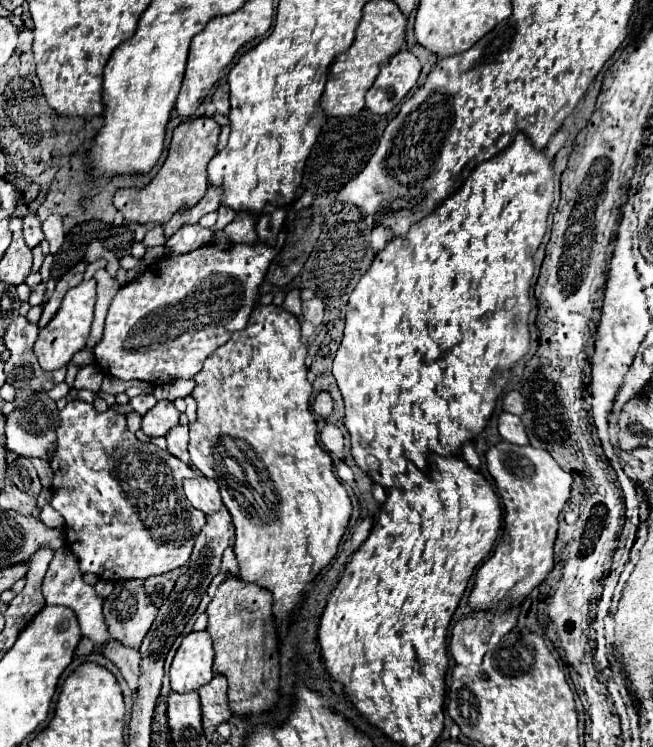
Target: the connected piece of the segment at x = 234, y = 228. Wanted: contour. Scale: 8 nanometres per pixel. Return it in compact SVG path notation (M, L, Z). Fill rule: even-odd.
M239 212L235 216L235 220L222 232L227 234L233 242L239 242L239 244L255 244L255 242L259 242L257 232L255 232L255 216L249 214L249 212Z

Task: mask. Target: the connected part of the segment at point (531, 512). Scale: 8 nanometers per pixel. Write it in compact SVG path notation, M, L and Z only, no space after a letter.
M501 442L501 444L495 444L493 448L489 448L487 470L493 476L497 492L505 506L505 520L503 520L505 526L503 526L503 536L501 536L495 552L477 570L475 586L469 596L469 606L475 612L493 610L493 608L497 608L497 604L503 598L513 598L513 600L517 600L517 604L521 604L533 592L533 588L537 588L547 578L547 574L553 570L553 544L555 544L557 526L559 526L557 516L559 516L561 508L565 506L565 502L569 500L569 492L571 492L571 484L573 484L573 476L569 472L565 472L547 450L539 450L533 446L515 446L509 442Z

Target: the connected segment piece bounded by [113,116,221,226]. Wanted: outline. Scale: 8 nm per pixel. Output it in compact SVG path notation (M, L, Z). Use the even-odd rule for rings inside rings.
M189 118L179 124L173 132L173 140L169 146L169 154L157 176L141 190L129 188L119 190L113 198L115 208L123 214L127 222L137 224L165 224L175 212L181 208L195 206L207 192L207 164L217 154L217 138L219 138L219 124L213 118Z

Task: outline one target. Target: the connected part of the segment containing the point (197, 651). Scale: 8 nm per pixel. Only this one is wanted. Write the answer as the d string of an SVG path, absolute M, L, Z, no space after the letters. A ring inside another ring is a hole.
M189 632L183 638L169 670L171 690L179 694L199 690L213 678L211 666L213 666L211 636L207 636L207 632Z

